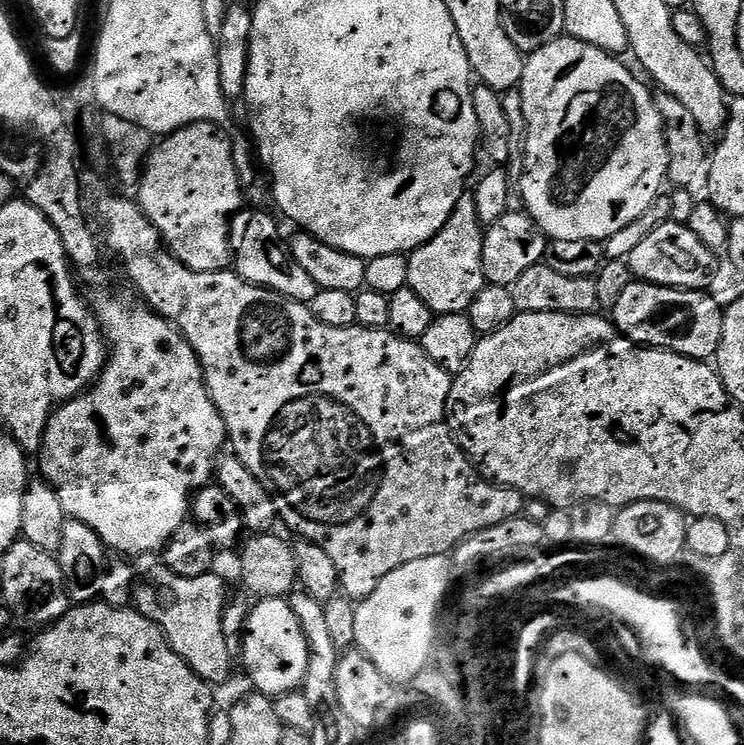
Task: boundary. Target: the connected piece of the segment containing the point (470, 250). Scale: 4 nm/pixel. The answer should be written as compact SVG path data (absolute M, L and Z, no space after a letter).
M465 194L454 214L422 246L415 248L408 256L408 287L430 306L433 314L445 316L455 312L467 313L468 308L484 289L484 267L482 266L482 246L484 245L485 225L478 218L478 206L474 206L471 194Z

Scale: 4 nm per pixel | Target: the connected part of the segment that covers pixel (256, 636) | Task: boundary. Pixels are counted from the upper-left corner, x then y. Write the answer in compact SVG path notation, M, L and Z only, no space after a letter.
M257 599L251 605L248 623L244 626L242 662L256 687L253 689L269 698L284 696L303 685L308 665L308 643L287 599Z

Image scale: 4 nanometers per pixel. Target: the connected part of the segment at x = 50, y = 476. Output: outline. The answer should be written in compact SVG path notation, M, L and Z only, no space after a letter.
M135 295L132 296L104 296L97 304L94 304L96 321L100 323L100 334L108 347L104 367L100 369L100 375L96 377L91 387L75 396L73 400L67 400L48 417L44 441L41 442L38 453L41 472L39 475L44 483L51 486L58 494L58 502L62 502L65 517L78 522L86 522L86 526L90 526L90 530L94 530L98 538L102 538L104 545L113 553L123 554L128 558L148 556L151 552L163 553L174 530L178 530L189 519L190 505L196 493L213 483L218 457L225 451L223 448L226 448L222 414L210 398L204 381L204 371L195 350L188 345L188 340L176 329L172 321L163 320L147 304L141 302Z

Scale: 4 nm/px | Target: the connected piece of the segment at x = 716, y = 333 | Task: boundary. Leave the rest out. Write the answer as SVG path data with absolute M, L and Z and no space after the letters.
M633 282L618 297L610 319L627 340L645 348L665 348L691 360L711 361L722 342L724 308L704 290L667 288L661 284Z

